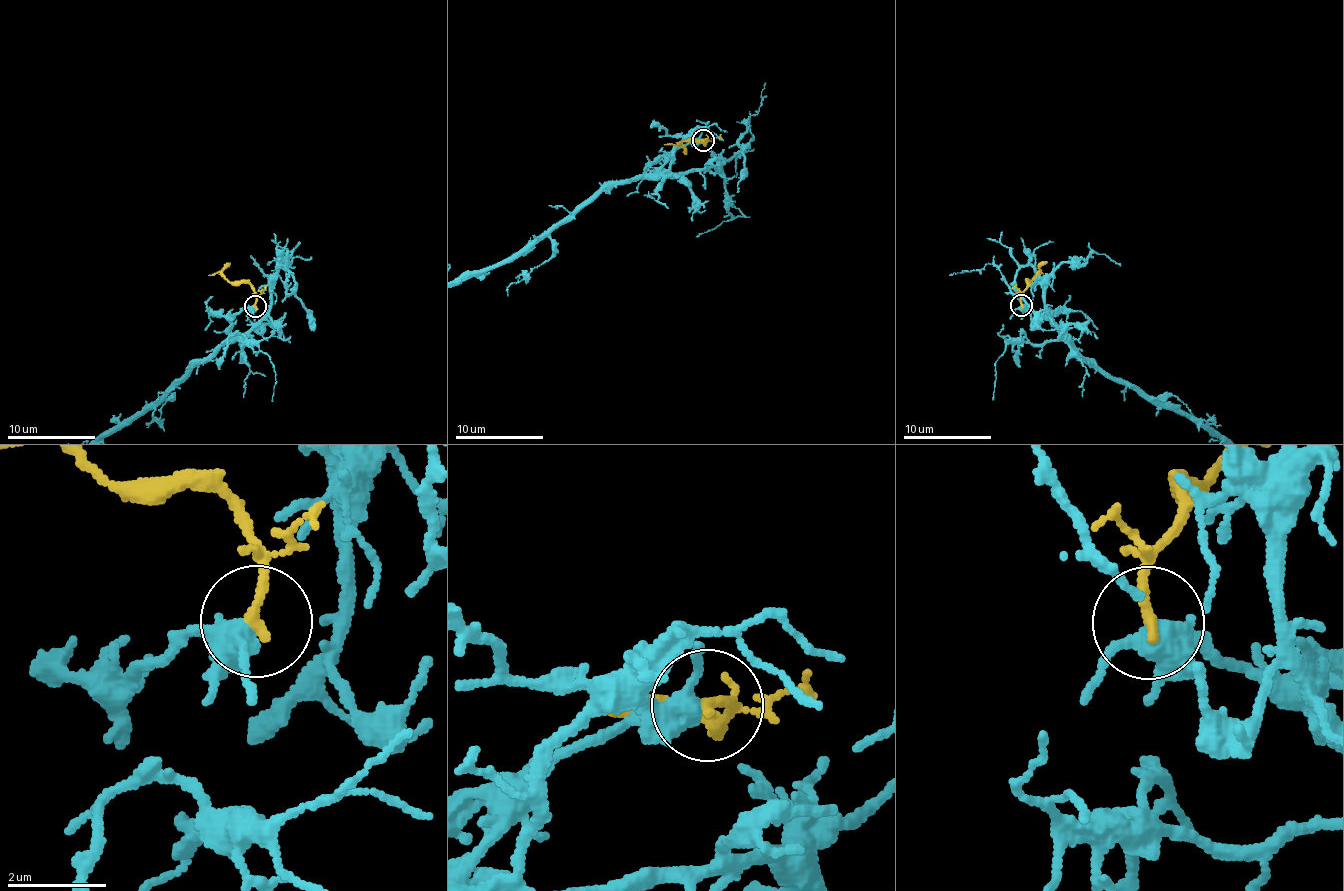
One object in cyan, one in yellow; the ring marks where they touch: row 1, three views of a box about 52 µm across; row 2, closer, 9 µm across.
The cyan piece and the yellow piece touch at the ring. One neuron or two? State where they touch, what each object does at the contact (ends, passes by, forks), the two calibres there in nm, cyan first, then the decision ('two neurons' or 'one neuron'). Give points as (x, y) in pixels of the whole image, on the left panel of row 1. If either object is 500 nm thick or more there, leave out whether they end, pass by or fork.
at (255, 306); cyan forks there; yellow ends there; 340 nm thick on the cyan side, 240 nm on the other; two neurons

